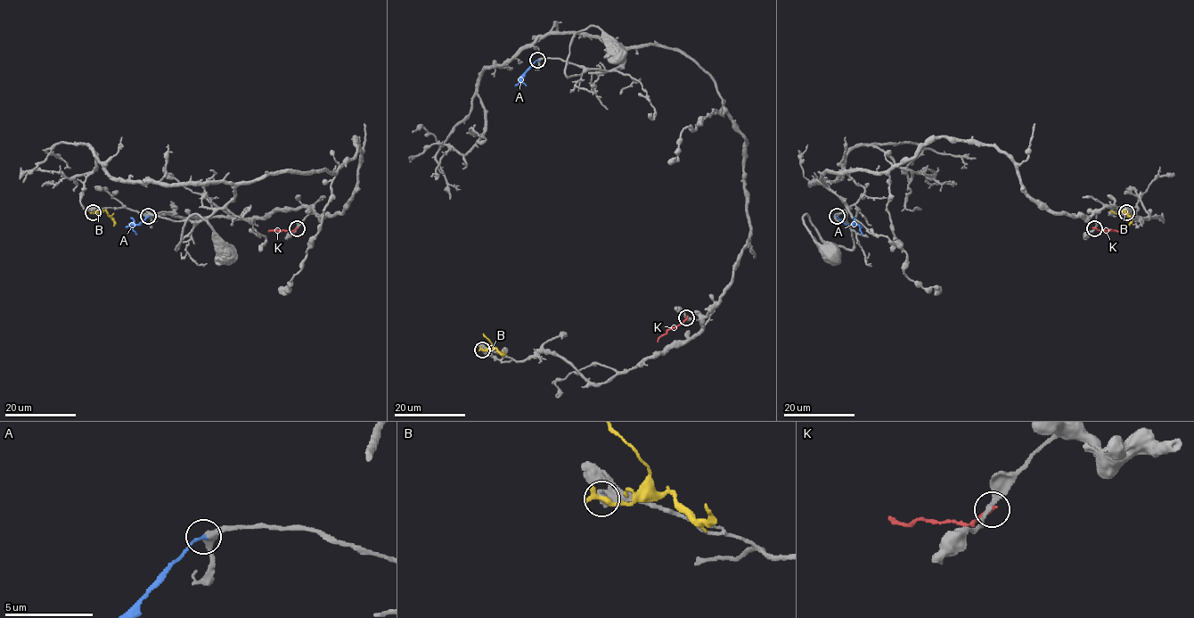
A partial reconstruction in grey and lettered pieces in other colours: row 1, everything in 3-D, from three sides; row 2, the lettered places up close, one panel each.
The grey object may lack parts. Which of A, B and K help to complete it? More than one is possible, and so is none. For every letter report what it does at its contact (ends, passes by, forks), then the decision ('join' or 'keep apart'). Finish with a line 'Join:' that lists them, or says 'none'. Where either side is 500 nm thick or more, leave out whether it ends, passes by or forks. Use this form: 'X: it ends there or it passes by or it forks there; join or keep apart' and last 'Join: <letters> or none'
A: it ends there; join
B: keep apart
K: it ends there; keep apart
Join: A

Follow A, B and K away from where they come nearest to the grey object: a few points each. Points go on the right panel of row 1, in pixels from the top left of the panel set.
A: (837, 216), (846, 225), (857, 225), (862, 234)
B: (1126, 212), (1131, 219), (1127, 226)
K: (1094, 228), (1118, 232)

